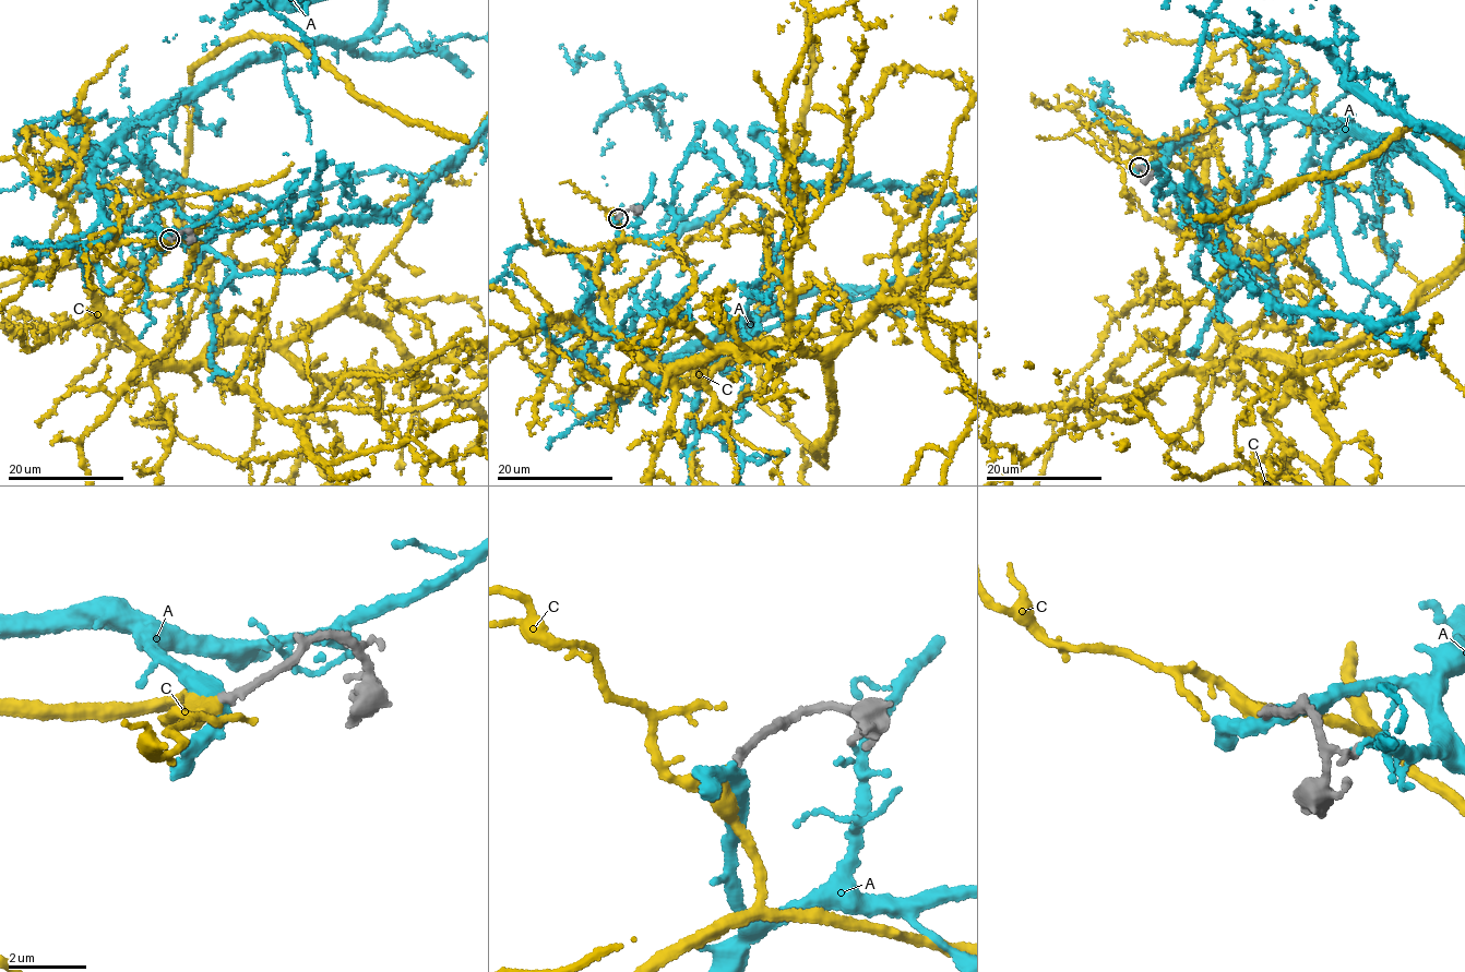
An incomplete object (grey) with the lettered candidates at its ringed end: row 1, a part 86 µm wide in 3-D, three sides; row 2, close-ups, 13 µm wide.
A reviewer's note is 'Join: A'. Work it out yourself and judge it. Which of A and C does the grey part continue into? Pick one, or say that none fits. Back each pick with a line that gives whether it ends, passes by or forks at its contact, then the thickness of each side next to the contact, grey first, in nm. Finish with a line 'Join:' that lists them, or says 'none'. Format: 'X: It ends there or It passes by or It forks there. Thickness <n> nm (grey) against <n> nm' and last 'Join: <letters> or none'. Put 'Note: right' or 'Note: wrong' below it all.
C: It passes by. Thickness 220 nm (grey) against 400 nm
Join: C
Note: wrong

